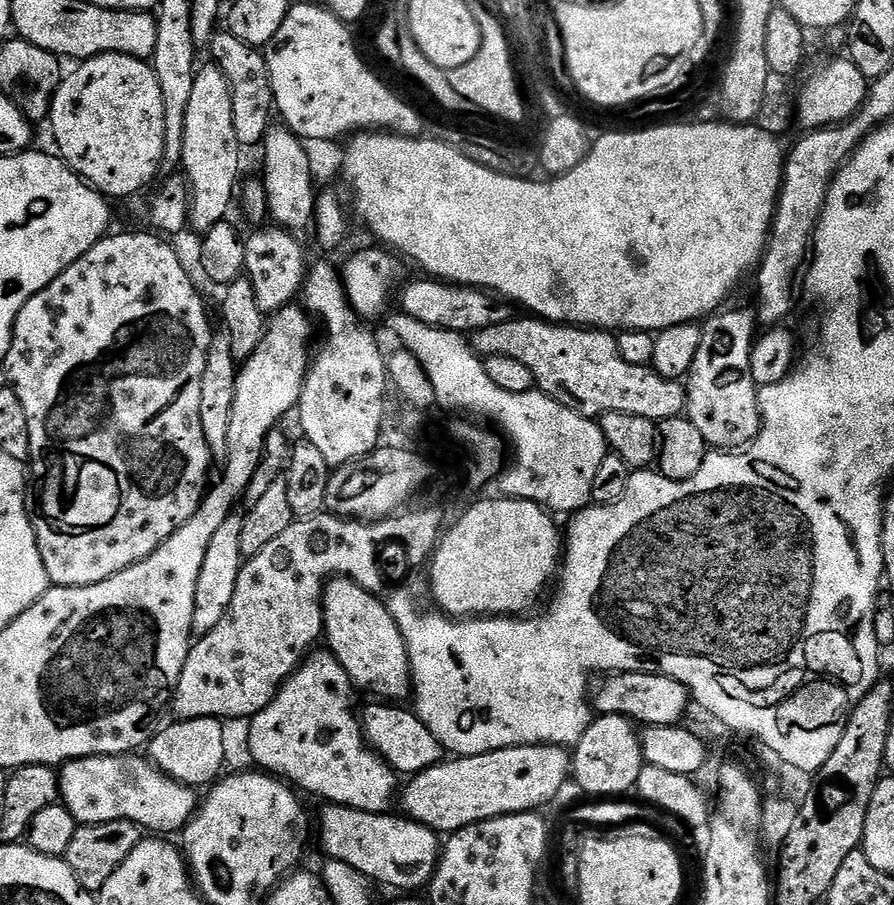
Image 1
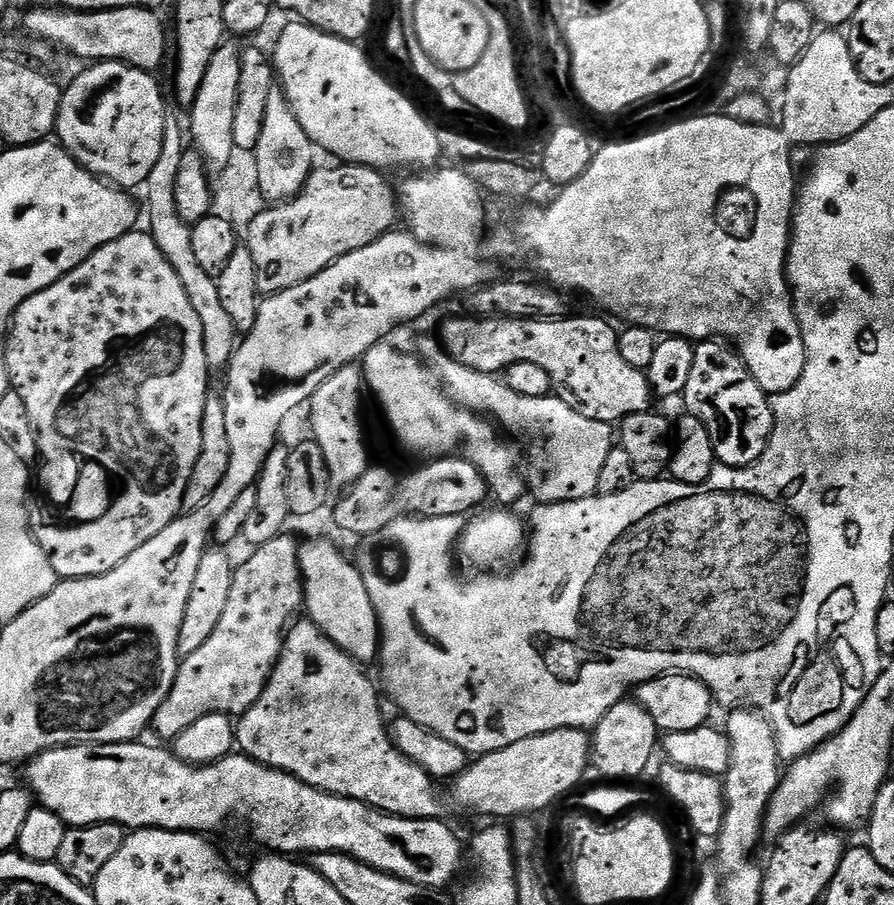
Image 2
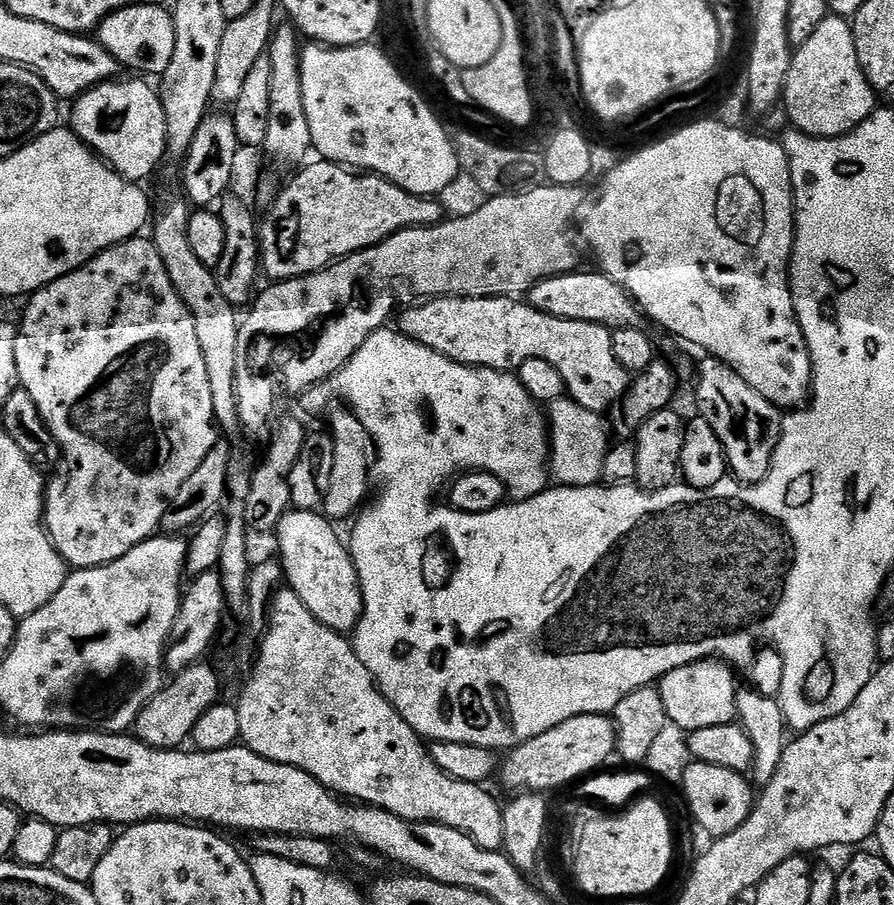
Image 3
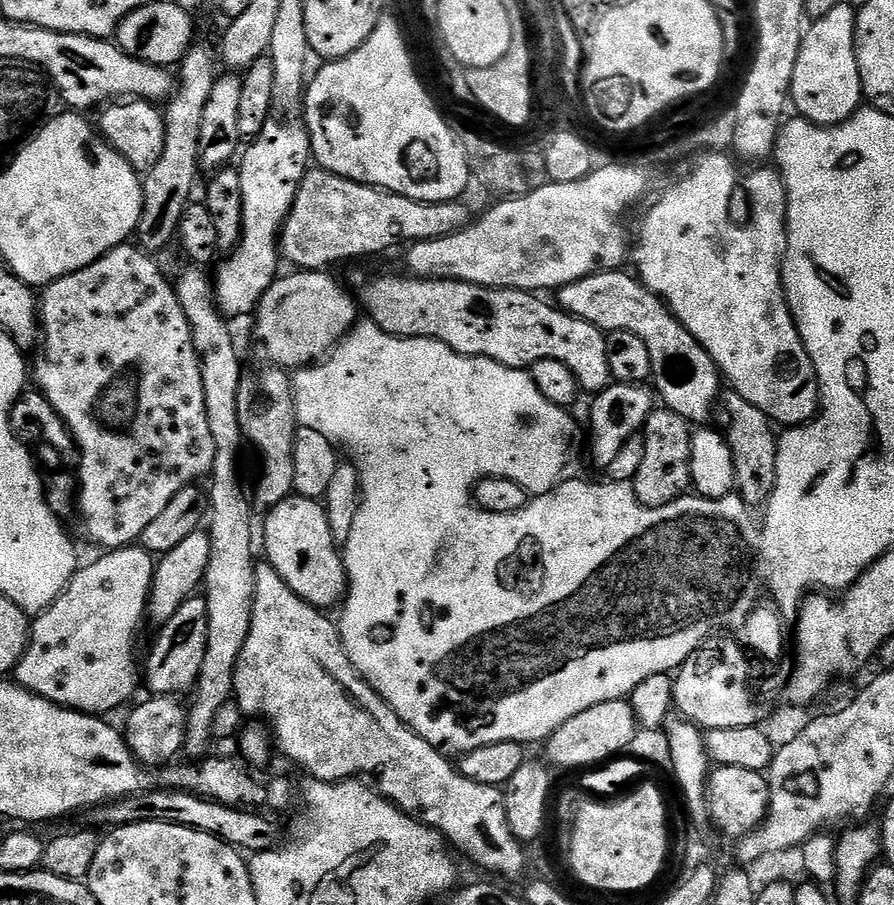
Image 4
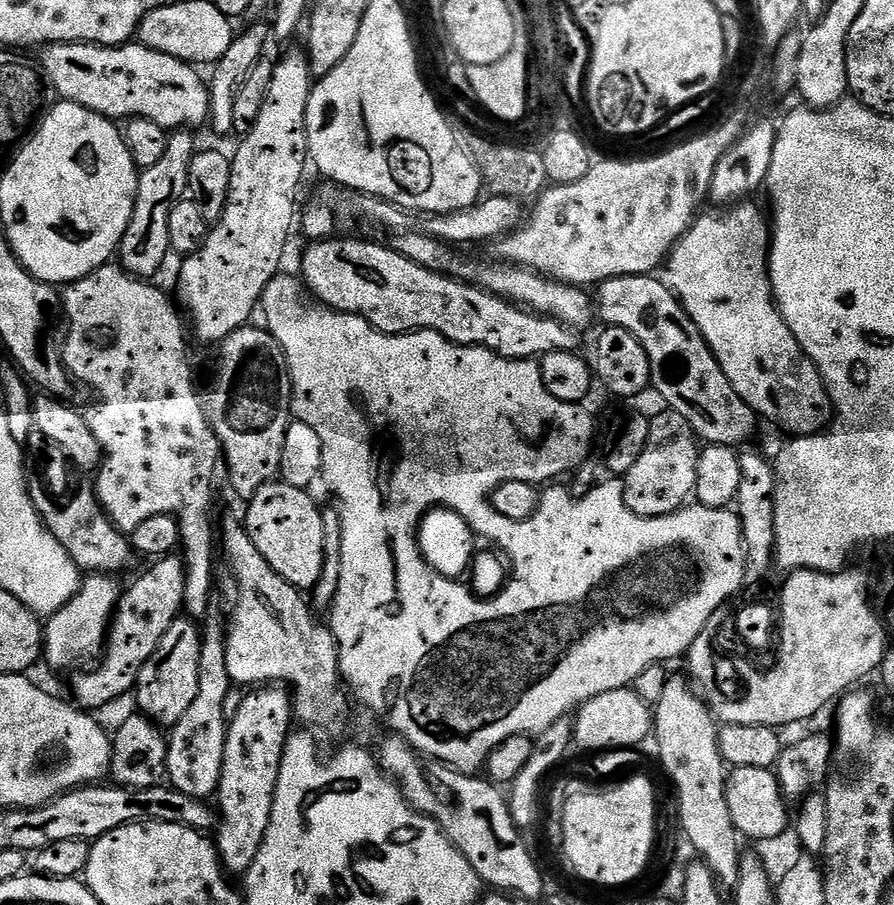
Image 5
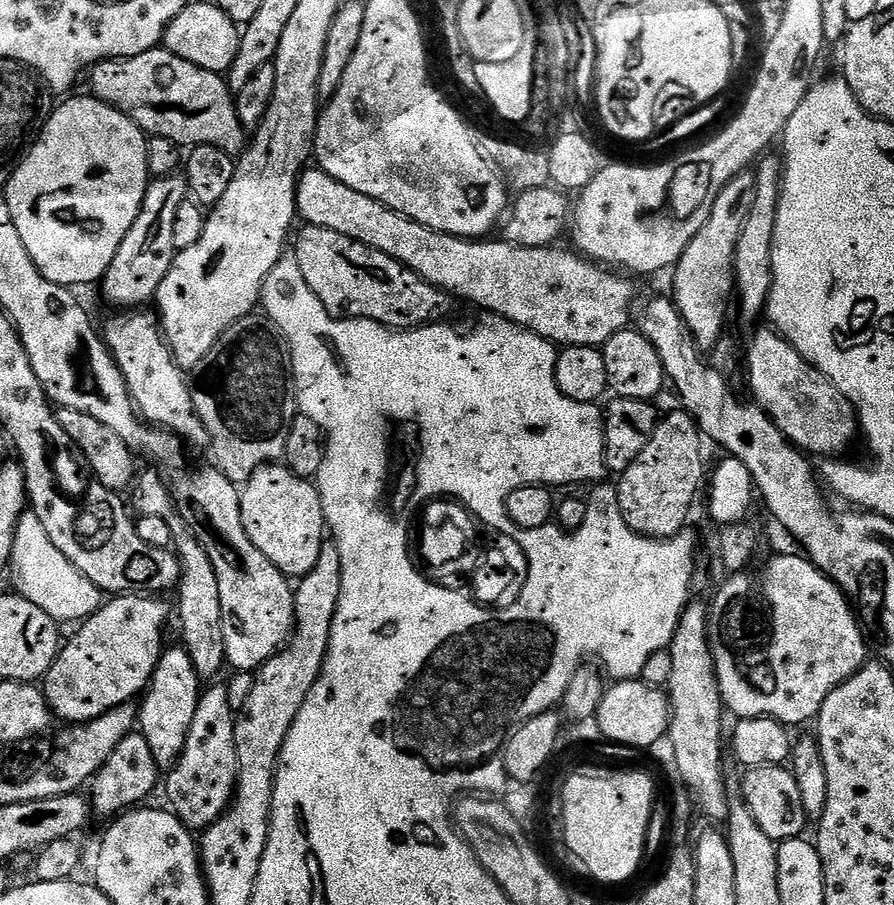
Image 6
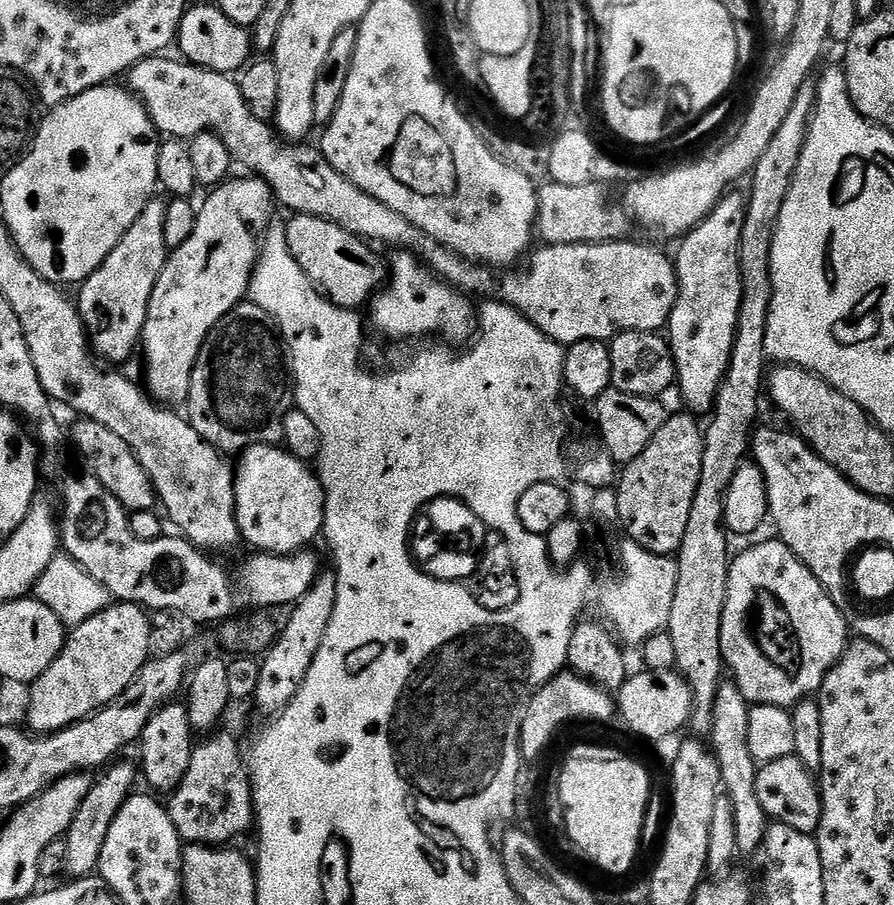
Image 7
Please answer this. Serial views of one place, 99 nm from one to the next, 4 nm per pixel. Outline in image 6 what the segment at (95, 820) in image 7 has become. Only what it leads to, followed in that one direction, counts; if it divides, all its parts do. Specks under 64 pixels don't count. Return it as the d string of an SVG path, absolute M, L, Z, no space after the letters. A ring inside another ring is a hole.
M134 730L106 758L106 762L96 771L96 775L90 781L90 803L93 813L97 817L108 816L116 818L121 814L143 805L144 800L156 788L156 783L162 780L162 769L158 762L154 762L154 753L150 751L150 742ZM161 775L161 776L160 776Z

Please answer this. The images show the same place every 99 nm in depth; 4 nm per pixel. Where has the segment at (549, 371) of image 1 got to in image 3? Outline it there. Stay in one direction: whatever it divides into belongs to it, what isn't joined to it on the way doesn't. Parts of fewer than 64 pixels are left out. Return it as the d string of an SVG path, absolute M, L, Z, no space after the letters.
M438 296L434 300L416 302L411 306L405 307L399 313L399 320L398 331L400 335L410 338L414 342L418 342L422 346L426 346L430 350L434 350L438 354L450 358L454 362L469 364L471 368L489 368L490 370L498 370L499 372L515 373L522 366L522 362L530 362L530 358L542 358L542 362L550 362L550 366L554 366L554 370L558 370L558 374L562 374L564 390L570 399L578 402L578 406L582 406L586 410L594 410L601 414L607 413L607 408L615 409L619 405L621 398L628 392L630 373L624 369L622 362L618 362L618 358L614 358L613 329L601 324L595 324L594 322L574 322L570 318L554 318L550 314L542 314L542 310L534 310L527 302L520 298L513 298L511 296Z

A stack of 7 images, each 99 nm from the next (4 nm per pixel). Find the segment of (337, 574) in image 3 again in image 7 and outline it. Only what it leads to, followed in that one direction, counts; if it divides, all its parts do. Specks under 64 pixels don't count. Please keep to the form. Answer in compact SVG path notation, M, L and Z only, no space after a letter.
M255 444L239 457L240 465L235 465L236 473L236 521L240 535L253 544L253 549L270 552L277 556L289 556L309 547L315 536L321 535L324 527L324 488L320 477L312 472L305 461L275 444Z

